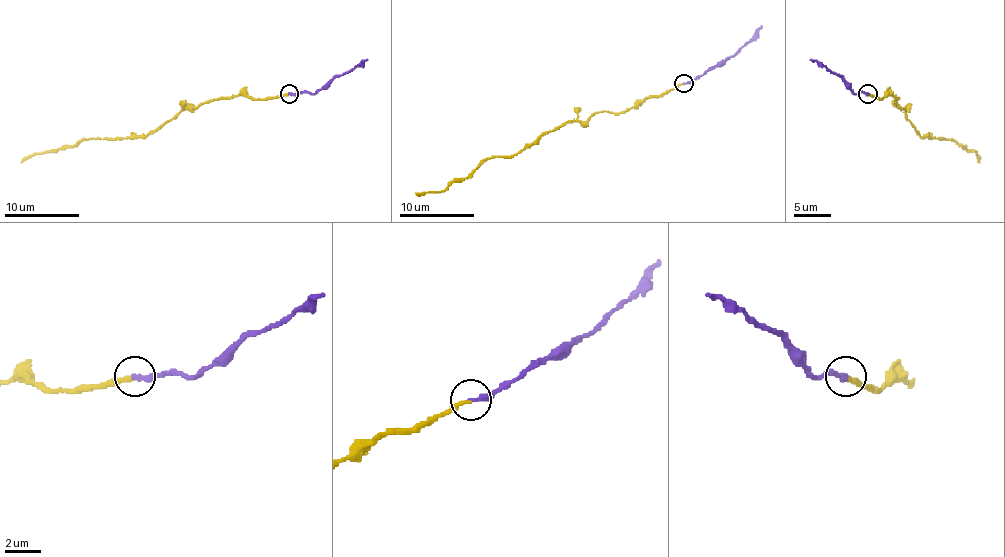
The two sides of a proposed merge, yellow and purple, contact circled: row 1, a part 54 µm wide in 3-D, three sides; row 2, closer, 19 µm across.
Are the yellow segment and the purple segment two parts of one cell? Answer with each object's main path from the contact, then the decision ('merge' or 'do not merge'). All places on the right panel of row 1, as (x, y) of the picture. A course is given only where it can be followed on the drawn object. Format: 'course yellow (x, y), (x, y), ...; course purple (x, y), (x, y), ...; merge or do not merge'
course yellow (868, 94), (879, 99), (896, 97), (922, 137), (950, 138), (974, 152), (980, 163); course purple (868, 94), (855, 94), (838, 75), (816, 60), (810, 60); merge

